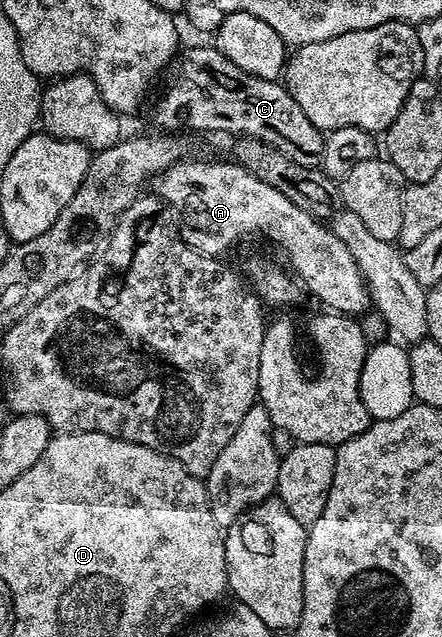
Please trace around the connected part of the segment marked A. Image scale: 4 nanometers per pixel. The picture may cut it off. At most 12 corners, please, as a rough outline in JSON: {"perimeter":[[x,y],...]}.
{"perimeter":[[236,162],[153,177],[182,240],[218,258],[259,232],[327,309],[370,291],[319,217]]}

